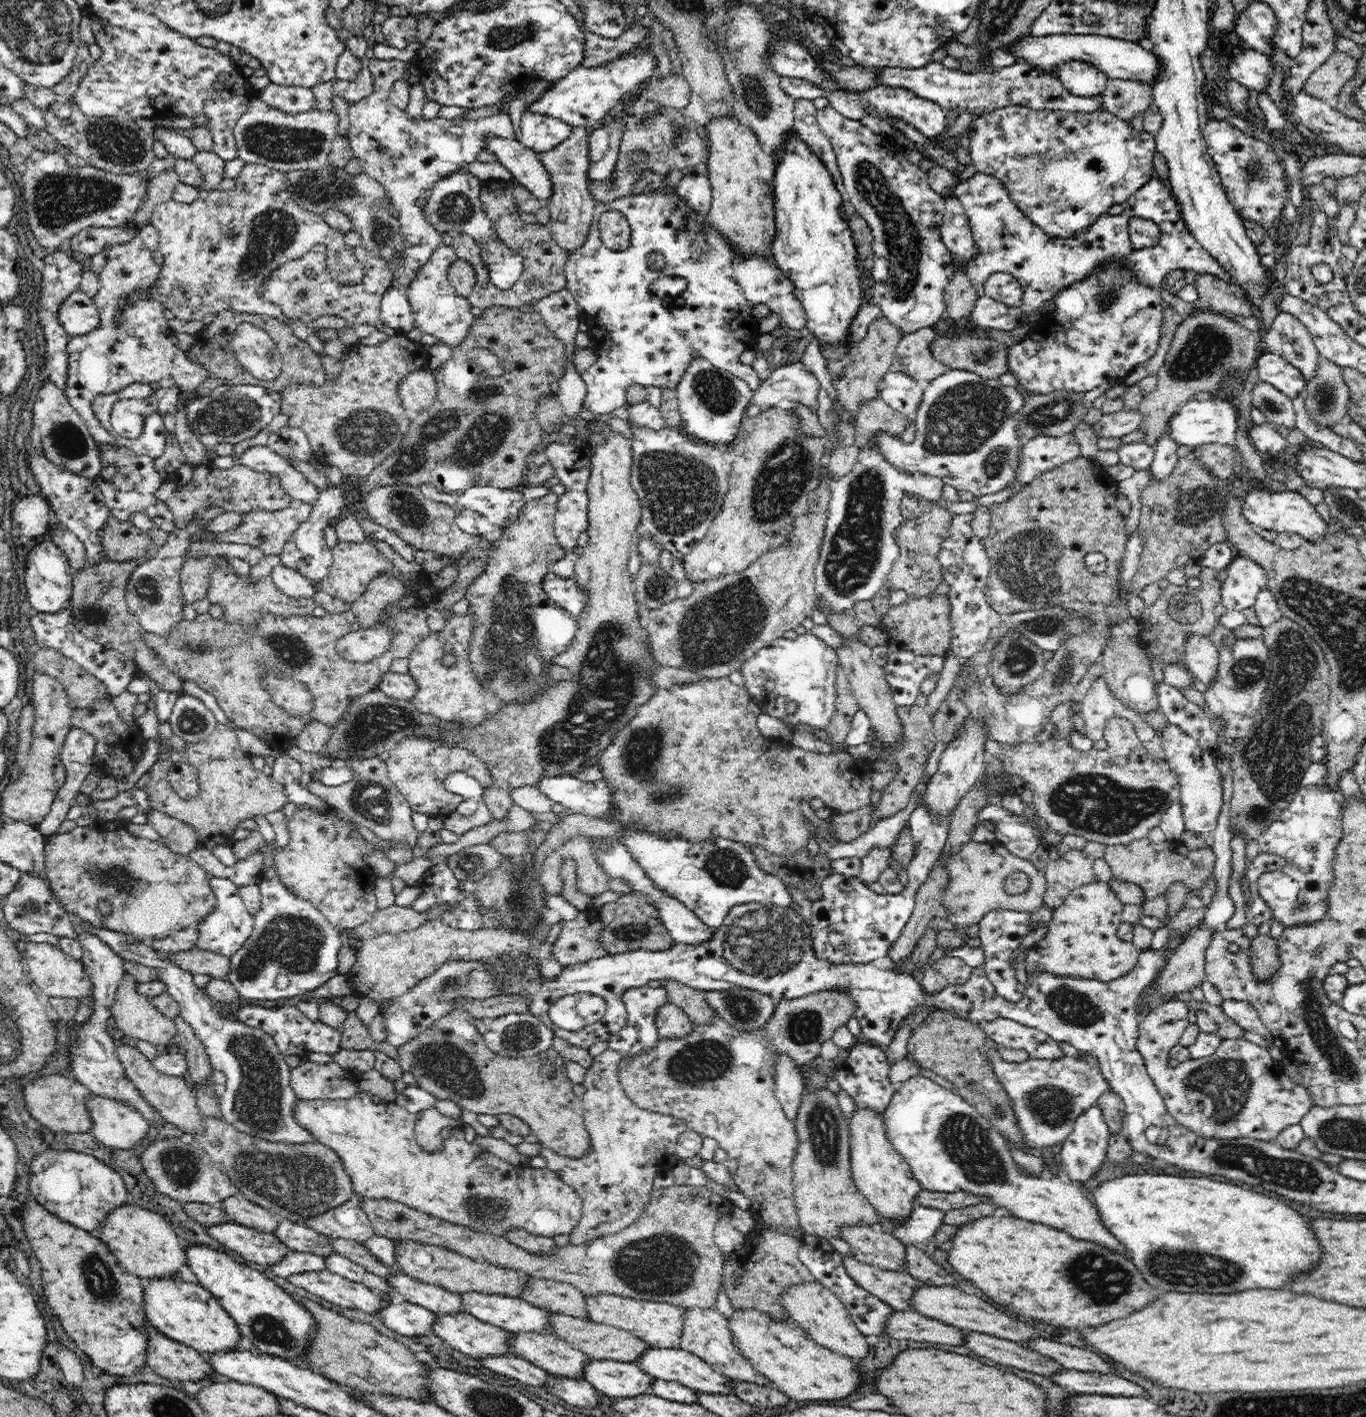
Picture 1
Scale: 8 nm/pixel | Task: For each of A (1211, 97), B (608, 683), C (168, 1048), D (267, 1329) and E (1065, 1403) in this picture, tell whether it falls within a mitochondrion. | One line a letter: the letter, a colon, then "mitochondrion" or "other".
A: other
B: mitochondrion
C: other
D: mitochondrion
E: other

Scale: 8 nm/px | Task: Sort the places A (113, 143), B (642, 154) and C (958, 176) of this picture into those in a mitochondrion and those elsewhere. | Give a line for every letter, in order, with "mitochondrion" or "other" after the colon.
A: mitochondrion
B: mitochondrion
C: other

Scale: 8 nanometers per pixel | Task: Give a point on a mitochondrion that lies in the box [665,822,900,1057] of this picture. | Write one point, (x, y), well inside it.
(758, 943)

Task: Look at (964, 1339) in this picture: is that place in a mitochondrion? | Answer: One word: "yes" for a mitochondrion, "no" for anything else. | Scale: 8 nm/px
no

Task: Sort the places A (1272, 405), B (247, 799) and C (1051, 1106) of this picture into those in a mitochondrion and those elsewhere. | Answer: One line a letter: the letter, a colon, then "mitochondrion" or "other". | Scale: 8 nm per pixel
A: mitochondrion
B: other
C: mitochondrion

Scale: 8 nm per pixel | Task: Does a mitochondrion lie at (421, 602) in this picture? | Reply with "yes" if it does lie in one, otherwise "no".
no

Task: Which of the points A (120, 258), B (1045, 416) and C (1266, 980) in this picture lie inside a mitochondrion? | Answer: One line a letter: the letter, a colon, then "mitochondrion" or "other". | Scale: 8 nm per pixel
A: other
B: mitochondrion
C: other

